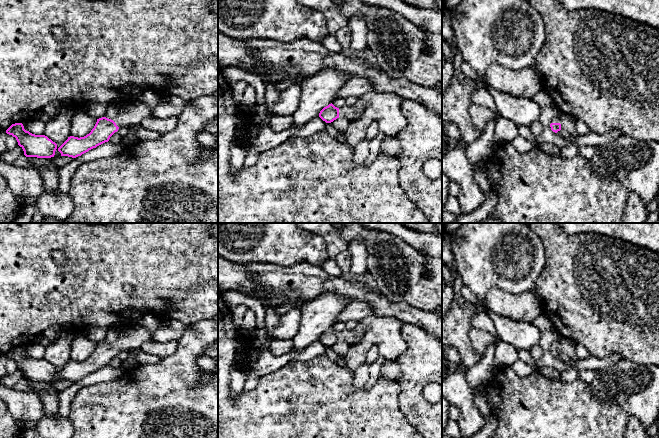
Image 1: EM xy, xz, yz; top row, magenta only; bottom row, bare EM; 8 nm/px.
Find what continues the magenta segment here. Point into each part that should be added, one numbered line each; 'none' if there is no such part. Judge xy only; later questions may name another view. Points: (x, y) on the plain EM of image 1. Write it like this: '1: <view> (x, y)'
1: xy (132, 337)

